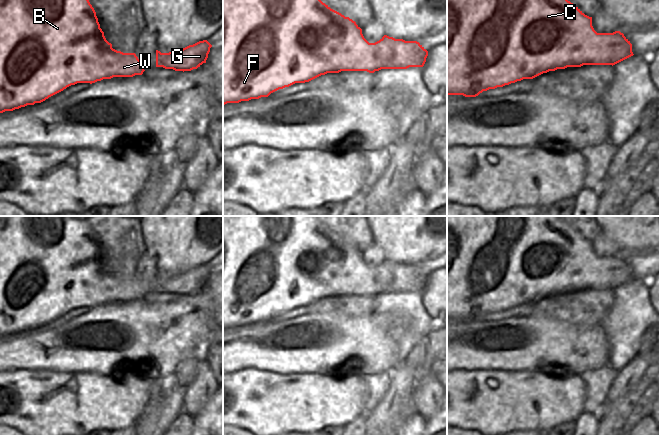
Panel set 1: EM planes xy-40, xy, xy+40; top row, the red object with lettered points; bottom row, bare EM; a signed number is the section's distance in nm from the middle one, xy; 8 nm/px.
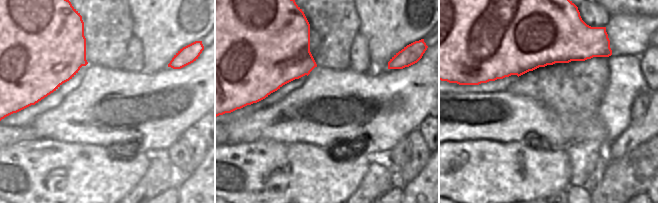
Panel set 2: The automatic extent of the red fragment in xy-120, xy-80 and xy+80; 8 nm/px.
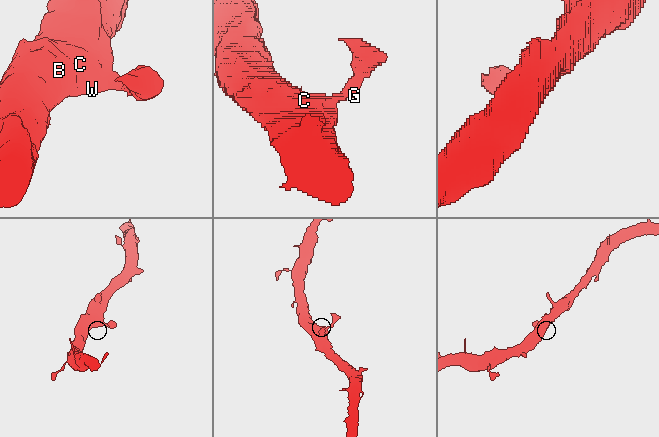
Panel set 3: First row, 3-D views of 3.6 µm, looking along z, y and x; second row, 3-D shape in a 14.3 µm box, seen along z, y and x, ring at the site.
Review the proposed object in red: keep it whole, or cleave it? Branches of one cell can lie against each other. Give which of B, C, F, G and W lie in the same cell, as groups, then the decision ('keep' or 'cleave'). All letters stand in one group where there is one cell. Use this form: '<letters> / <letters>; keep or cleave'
B C F G W; keep

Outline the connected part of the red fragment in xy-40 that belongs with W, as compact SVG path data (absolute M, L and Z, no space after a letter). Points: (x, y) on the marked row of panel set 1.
M0 0L0 113L41 103L77 83L95 83L113 77L142 75L144 68L135 53L123 53L112 48L100 28L96 12L89 0Z

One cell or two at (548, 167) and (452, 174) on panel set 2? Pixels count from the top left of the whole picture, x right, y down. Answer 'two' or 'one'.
one

